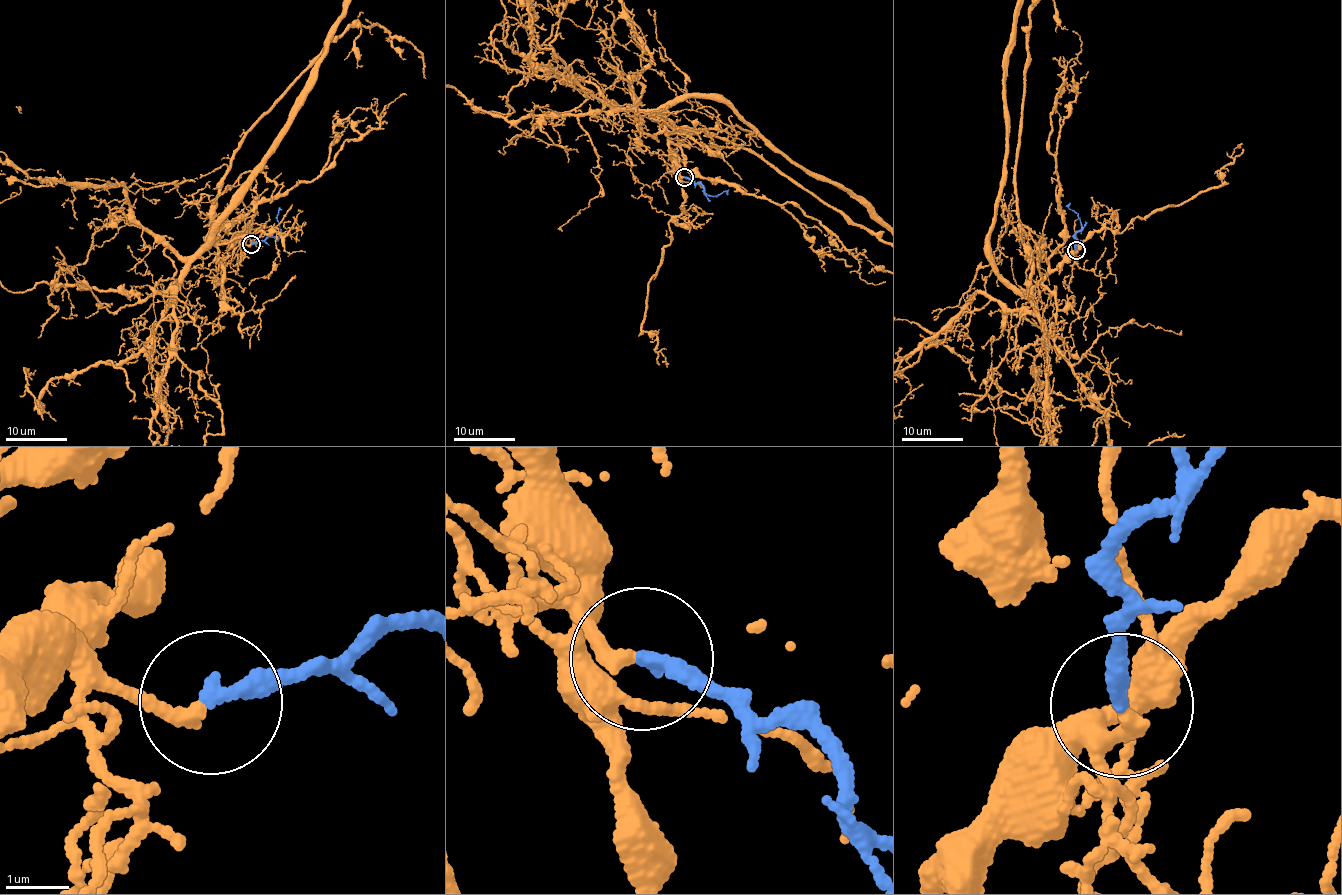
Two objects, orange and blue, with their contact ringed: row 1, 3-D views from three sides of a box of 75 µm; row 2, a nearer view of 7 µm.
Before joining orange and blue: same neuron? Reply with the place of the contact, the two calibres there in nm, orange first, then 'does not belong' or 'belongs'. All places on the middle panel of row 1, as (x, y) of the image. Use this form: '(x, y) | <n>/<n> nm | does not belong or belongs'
(684, 177) | 240/280 nm | belongs

